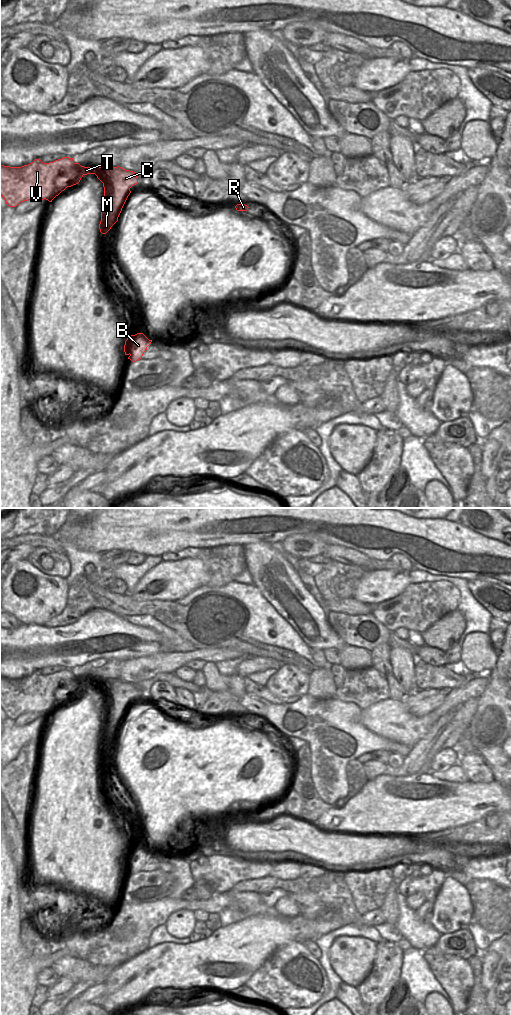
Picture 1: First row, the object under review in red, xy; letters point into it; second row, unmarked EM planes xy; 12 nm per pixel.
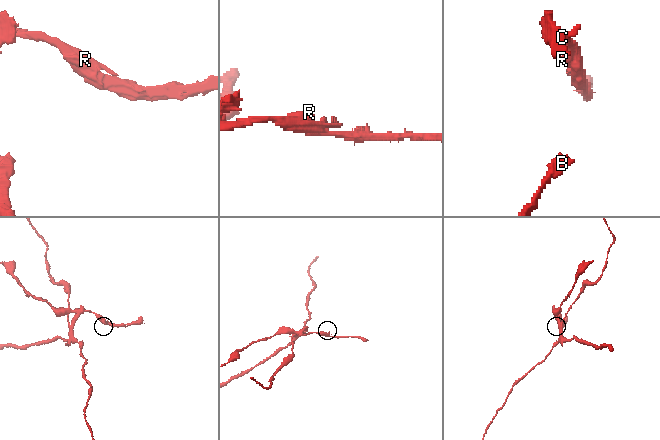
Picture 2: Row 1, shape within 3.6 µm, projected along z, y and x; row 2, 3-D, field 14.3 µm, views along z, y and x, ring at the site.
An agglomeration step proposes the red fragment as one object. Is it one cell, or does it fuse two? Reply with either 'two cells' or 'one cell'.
two cells

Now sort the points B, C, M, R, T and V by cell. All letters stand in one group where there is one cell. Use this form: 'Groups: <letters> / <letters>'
Groups: B C M / R T V.

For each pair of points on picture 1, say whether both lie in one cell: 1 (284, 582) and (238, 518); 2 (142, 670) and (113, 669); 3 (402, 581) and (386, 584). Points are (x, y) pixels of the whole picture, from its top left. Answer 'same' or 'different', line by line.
1: different
2: different
3: same

